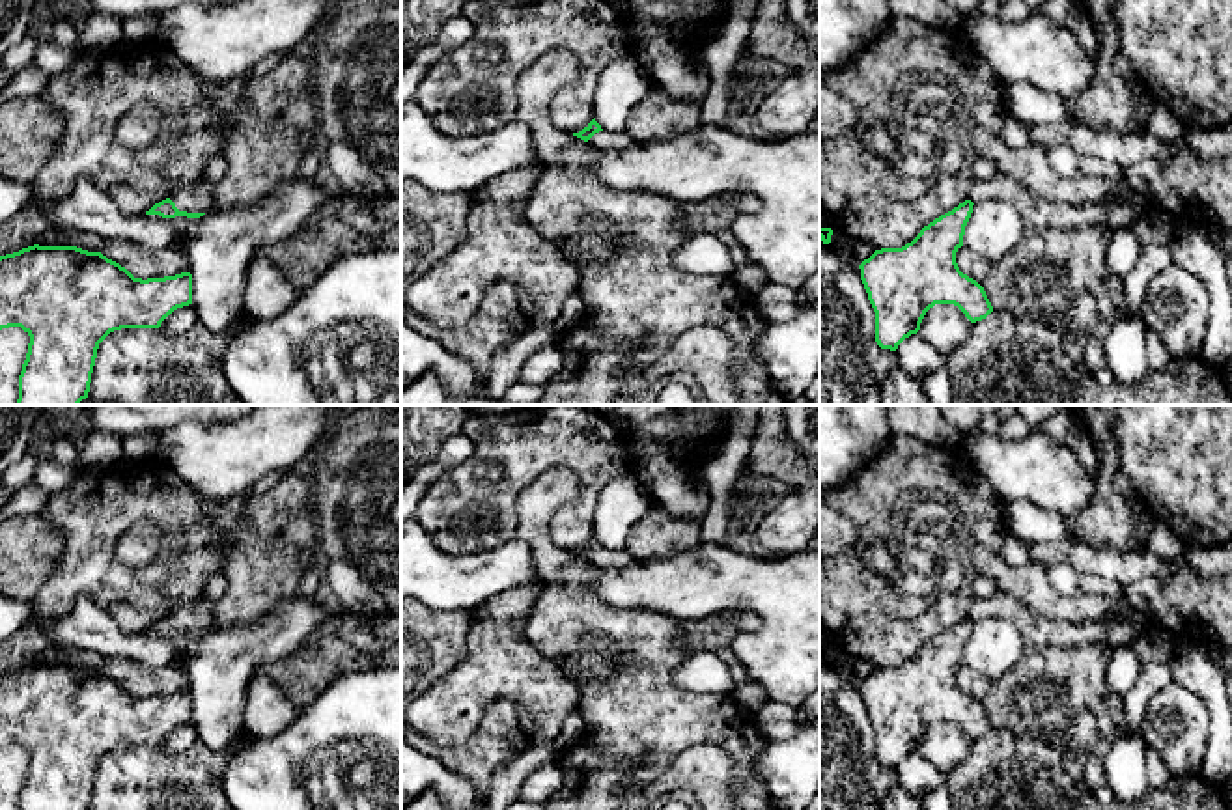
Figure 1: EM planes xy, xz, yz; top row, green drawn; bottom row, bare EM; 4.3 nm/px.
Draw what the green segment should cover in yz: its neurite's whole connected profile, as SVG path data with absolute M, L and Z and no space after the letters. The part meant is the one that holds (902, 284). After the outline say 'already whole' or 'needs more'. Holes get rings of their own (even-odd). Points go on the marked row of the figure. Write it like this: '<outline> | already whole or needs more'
M965 200L924 226L905 246L875 250L859 265L875 312L875 342L881 349L896 351L905 338L917 334L935 304L958 306L971 323L993 312L984 287L956 263L973 205Z | already whole

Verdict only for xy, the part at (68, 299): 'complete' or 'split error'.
complete

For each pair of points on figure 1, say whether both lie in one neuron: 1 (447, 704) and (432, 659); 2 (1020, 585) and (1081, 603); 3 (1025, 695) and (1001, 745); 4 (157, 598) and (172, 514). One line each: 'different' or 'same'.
1: different
2: same
3: different
4: same

